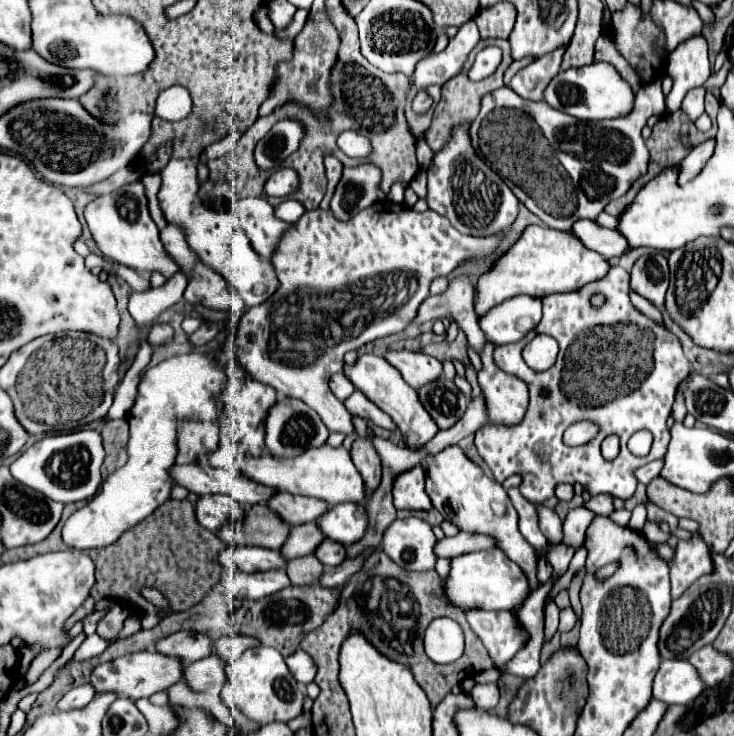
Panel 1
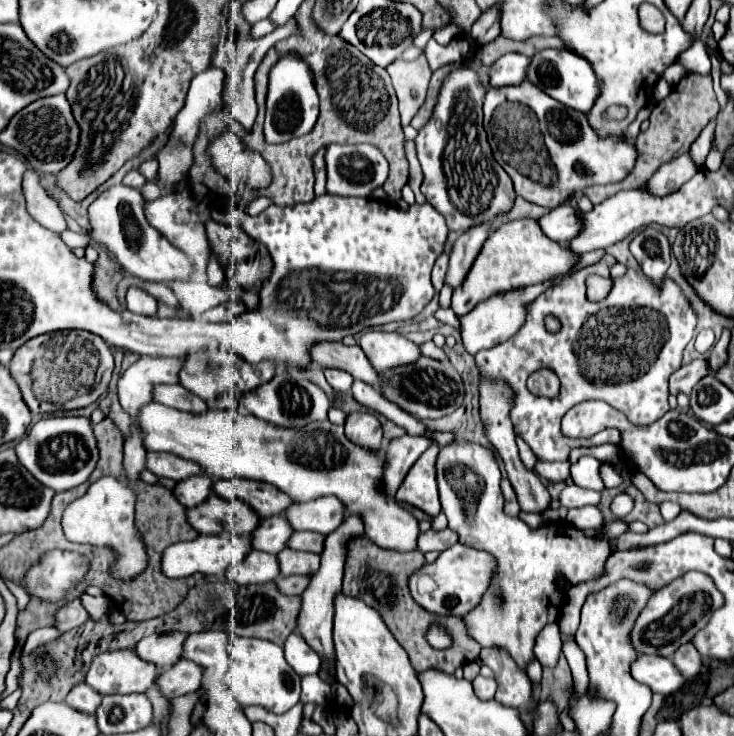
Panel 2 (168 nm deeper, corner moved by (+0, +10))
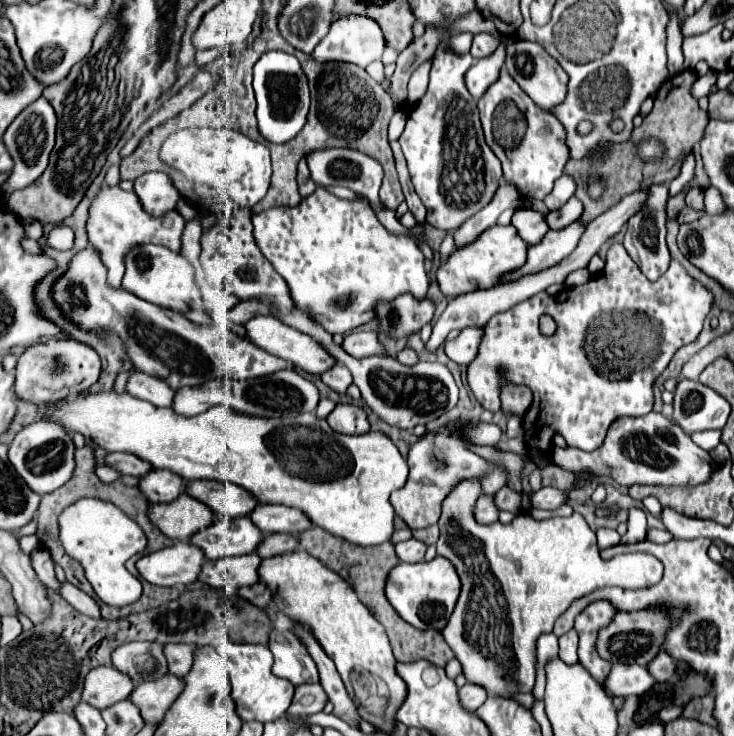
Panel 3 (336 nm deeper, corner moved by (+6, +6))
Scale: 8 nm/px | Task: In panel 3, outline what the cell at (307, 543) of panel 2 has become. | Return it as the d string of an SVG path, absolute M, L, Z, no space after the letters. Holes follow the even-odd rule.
M270 534L270 536L264 536L264 540L258 544L256 554L262 558L270 558L270 556L296 550L296 546L298 546L298 538L294 534Z

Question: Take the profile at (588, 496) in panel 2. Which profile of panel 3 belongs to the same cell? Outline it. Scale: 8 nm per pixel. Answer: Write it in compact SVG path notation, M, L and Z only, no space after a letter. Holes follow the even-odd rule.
M540 488L540 490L532 490L530 492L530 504L532 508L542 508L542 510L554 510L560 504L566 502L566 492L558 490L558 488Z

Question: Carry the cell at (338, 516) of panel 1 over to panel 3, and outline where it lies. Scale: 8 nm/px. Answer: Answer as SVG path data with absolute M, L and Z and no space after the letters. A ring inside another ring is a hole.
M258 504L258 508L254 508L248 518L264 536L274 532L296 534L310 528L310 520L306 520L302 512L296 508L286 508L282 504Z

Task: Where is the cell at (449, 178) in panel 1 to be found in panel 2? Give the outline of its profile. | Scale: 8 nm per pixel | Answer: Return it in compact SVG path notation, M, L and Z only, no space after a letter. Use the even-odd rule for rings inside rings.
M468 68L454 70L442 84L438 104L434 108L430 122L418 132L418 138L416 138L418 160L424 170L422 194L446 218L448 228L456 230L456 232L466 232L468 228L474 228L482 222L492 222L500 214L508 214L512 210L514 198L516 198L516 192L512 188L512 180L502 170L502 166L494 160L492 150L488 146L486 132L482 128L484 94L486 94L486 90L480 88L480 82L476 80L476 72L472 72Z

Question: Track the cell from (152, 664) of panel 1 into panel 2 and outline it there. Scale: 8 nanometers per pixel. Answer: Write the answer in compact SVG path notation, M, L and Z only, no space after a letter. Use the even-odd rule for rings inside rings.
M132 648L104 652L92 660L86 674L86 684L96 692L106 694L132 694L146 692L158 678L160 668L142 660Z

